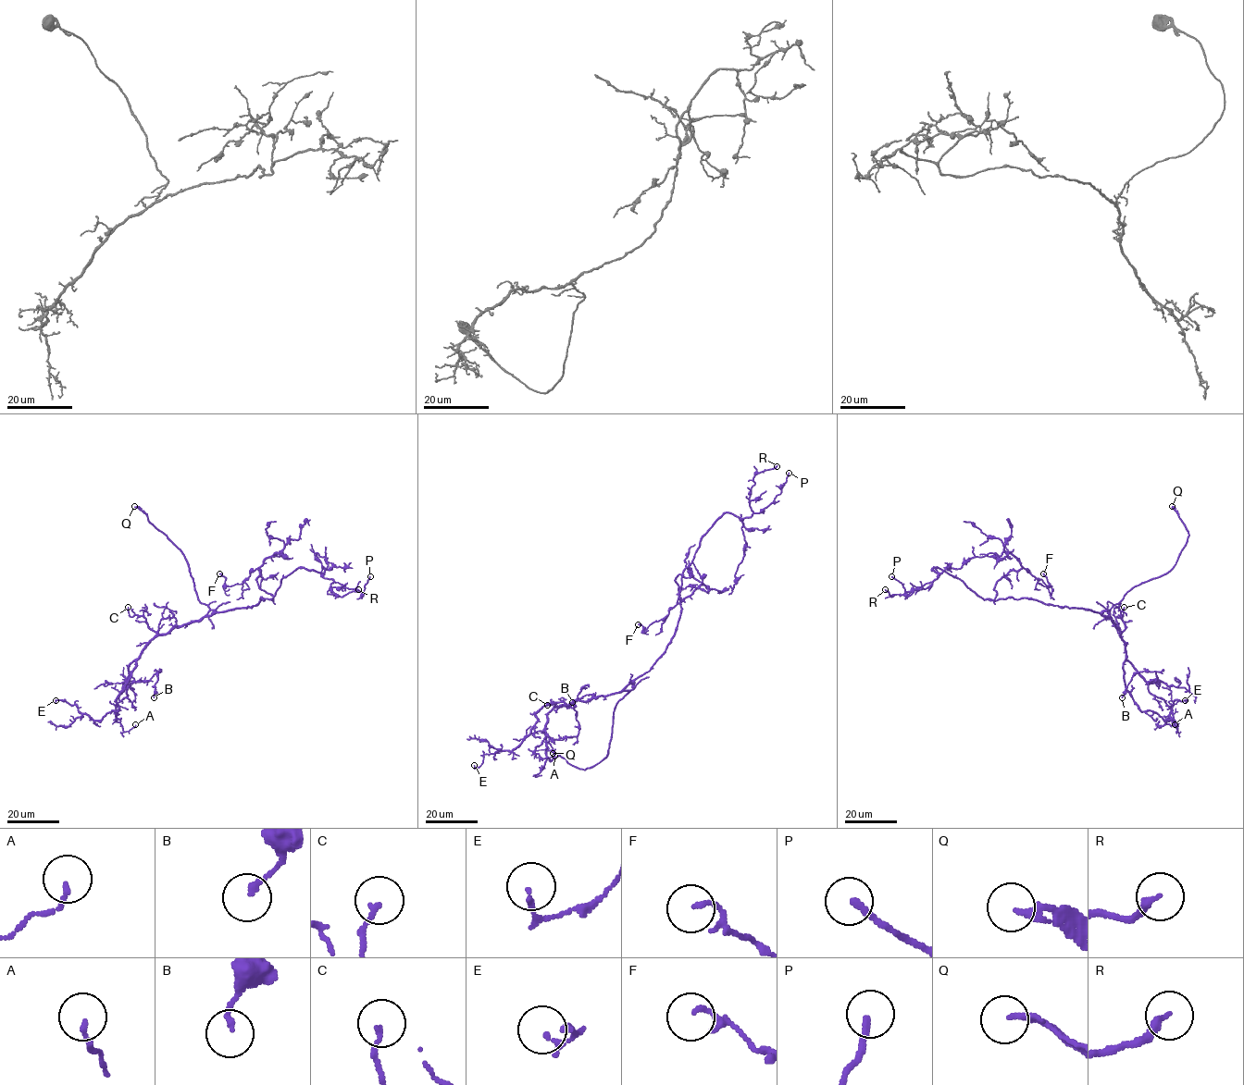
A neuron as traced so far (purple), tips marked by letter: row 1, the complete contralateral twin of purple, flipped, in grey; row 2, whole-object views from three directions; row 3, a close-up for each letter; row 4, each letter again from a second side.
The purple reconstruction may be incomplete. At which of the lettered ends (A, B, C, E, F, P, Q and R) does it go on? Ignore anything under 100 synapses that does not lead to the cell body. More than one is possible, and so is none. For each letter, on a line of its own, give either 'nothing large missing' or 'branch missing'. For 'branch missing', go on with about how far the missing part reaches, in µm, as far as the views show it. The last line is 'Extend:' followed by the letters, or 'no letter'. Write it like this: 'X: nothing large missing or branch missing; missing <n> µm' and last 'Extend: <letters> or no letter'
A: nothing large missing
B: nothing large missing
C: nothing large missing
E: nothing large missing
F: nothing large missing
P: nothing large missing
Q: branch missing; missing 35 µm
R: nothing large missing
Extend: Q

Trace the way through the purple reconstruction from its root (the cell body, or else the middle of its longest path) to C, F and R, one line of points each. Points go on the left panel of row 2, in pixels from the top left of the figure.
C: (239, 609), (213, 612), (200, 620), (174, 626), (167, 633), (156, 634), (142, 615), (130, 616), (128, 607)
F: (239, 609), (256, 604), (261, 597), (273, 599), (259, 586), (260, 570), (230, 586), (219, 573)
R: (239, 609), (256, 604), (261, 597), (270, 599), (280, 580), (300, 567), (331, 578), (335, 595), (358, 589)

